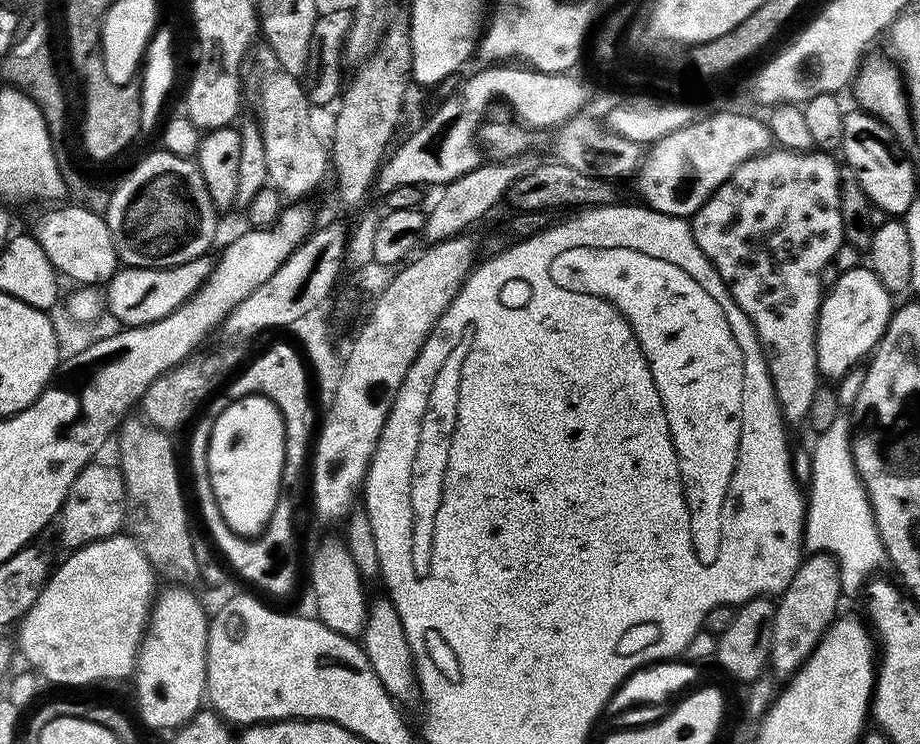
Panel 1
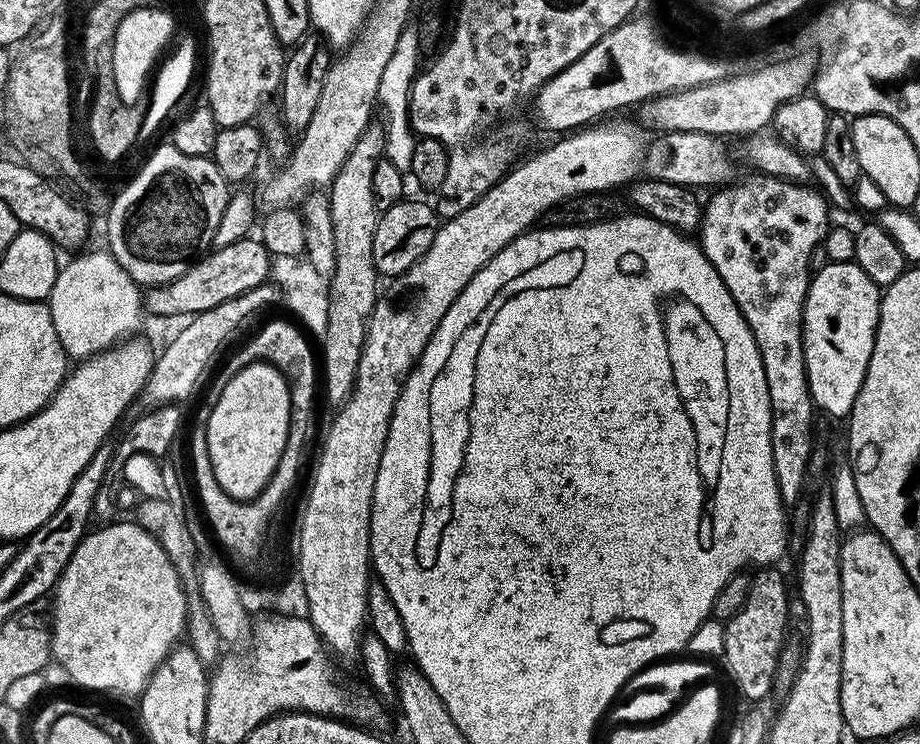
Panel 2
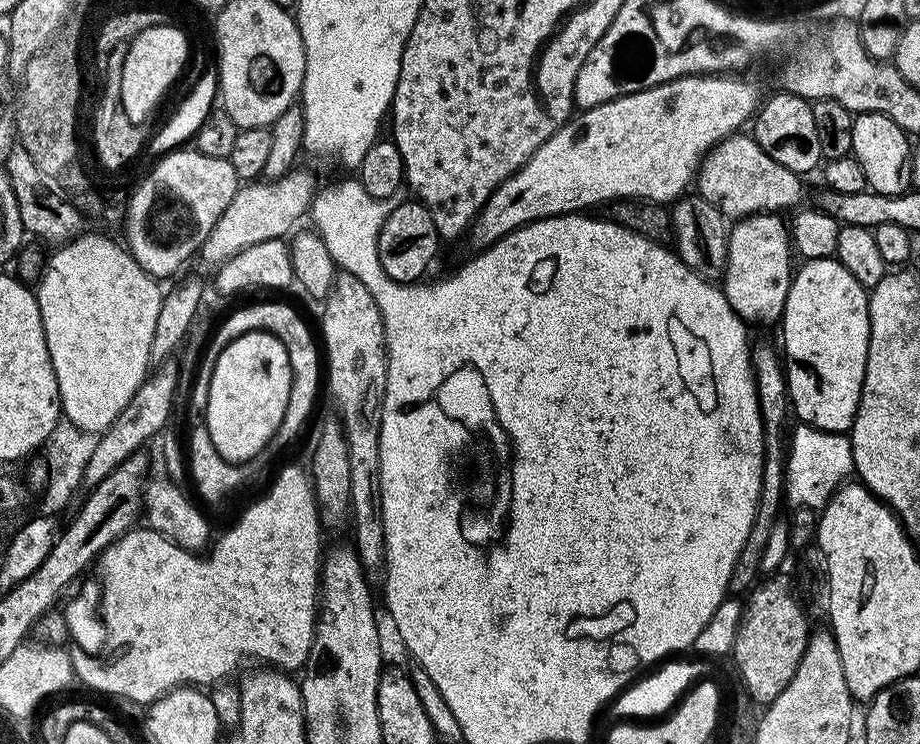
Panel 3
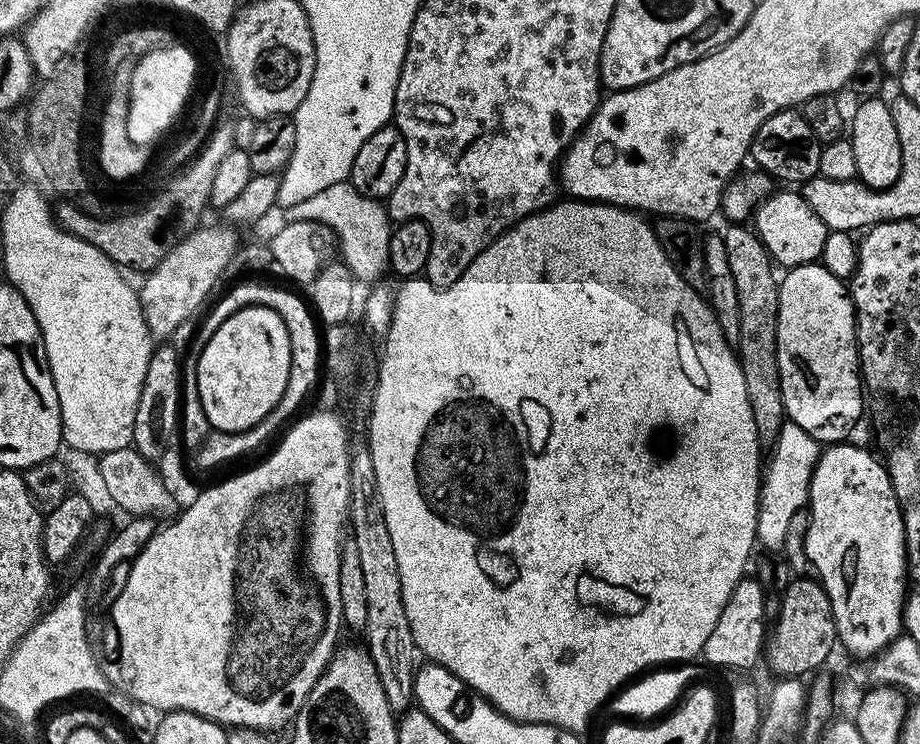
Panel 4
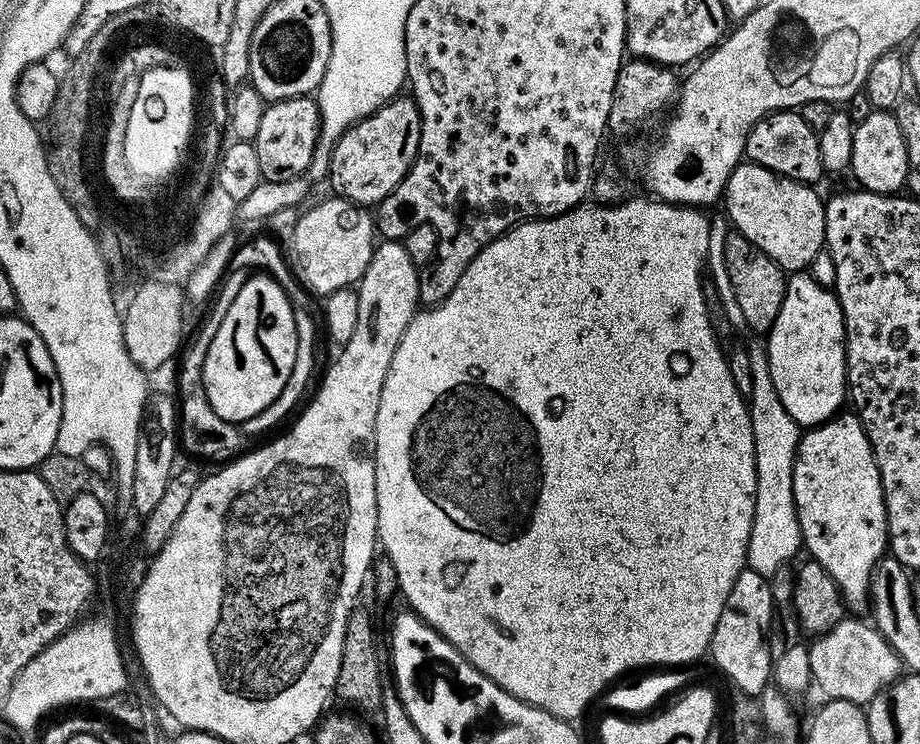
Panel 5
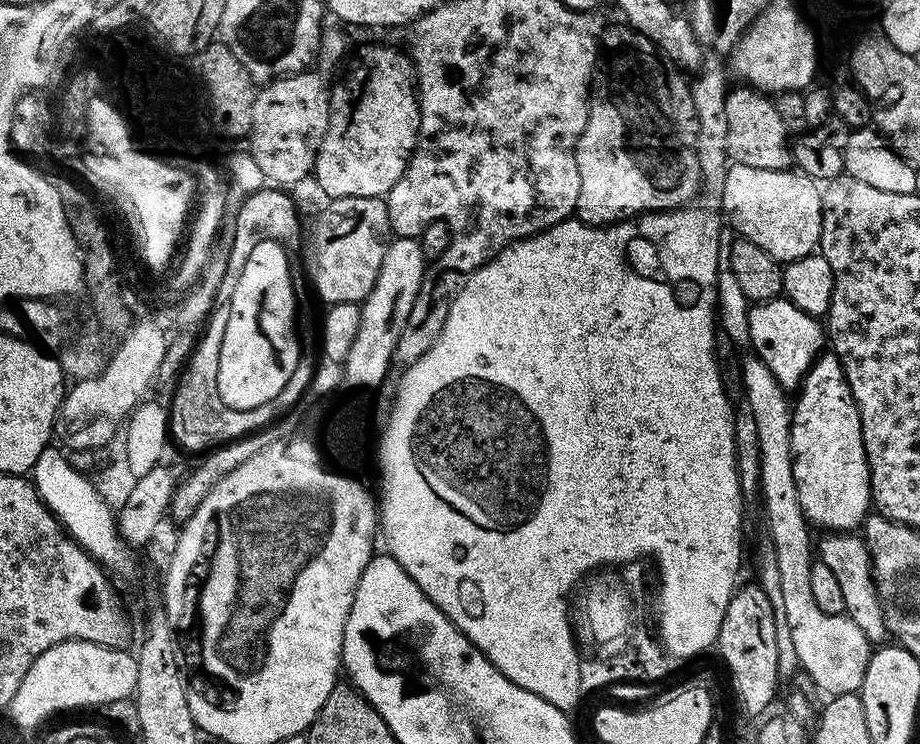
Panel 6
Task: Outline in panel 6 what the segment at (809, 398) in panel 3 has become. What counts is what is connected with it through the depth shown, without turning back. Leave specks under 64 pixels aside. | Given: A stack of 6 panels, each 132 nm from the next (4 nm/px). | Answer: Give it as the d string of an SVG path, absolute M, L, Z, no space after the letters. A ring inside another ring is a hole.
M787 298L756 302L748 309L751 351L770 366L774 378L786 390L799 389L804 375L826 348L826 328L817 317L798 310Z

